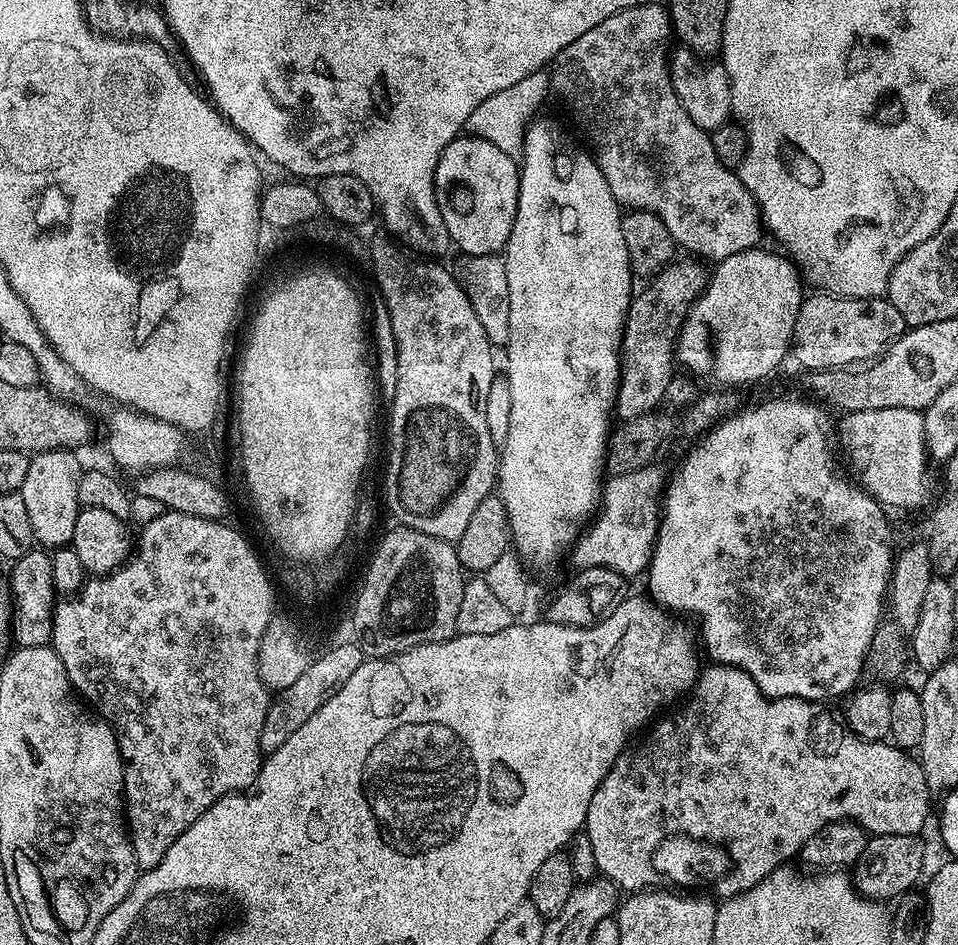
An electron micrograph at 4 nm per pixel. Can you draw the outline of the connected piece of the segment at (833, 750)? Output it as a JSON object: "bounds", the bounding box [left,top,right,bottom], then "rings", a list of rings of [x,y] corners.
{"bounds":[582,662,934,898],"rings":[[[712,662],[697,676],[695,684],[692,685],[692,691],[687,693],[683,704],[684,709],[680,713],[669,711],[667,713],[669,716],[665,720],[657,719],[647,729],[648,736],[641,735],[618,754],[606,778],[602,778],[598,790],[594,790],[594,798],[590,798],[590,810],[586,814],[586,822],[582,830],[590,838],[590,846],[594,849],[597,873],[603,879],[612,881],[617,889],[624,891],[625,888],[625,893],[628,894],[643,892],[663,885],[660,883],[668,879],[681,884],[681,886],[676,886],[684,890],[713,888],[717,892],[715,893],[717,897],[727,898],[750,890],[750,886],[756,886],[758,882],[762,882],[762,878],[769,876],[776,868],[785,867],[791,861],[788,860],[791,856],[799,857],[800,847],[810,838],[814,838],[814,834],[818,834],[822,826],[839,820],[853,820],[858,827],[863,828],[872,836],[886,834],[914,836],[923,833],[924,823],[928,820],[928,811],[932,808],[934,793],[928,787],[926,774],[919,759],[891,742],[858,738],[858,734],[849,730],[845,717],[841,713],[839,716],[834,709],[828,708],[832,706],[827,703],[802,698],[774,700],[771,696],[765,696],[754,682],[754,678],[750,678],[750,674],[746,674],[741,668]]]}

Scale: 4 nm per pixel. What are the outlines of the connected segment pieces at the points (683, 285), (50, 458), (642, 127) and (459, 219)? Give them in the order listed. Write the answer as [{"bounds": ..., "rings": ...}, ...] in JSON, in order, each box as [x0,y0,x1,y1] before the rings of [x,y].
[{"bounds":[614,258,709,421],"rings":[[[684,258],[688,260],[680,260],[677,259],[675,262],[667,265],[658,273],[657,276],[651,277],[647,281],[648,284],[644,289],[637,291],[632,298],[632,304],[628,308],[628,315],[624,318],[624,342],[622,345],[622,351],[620,354],[620,385],[618,386],[618,390],[616,391],[616,406],[614,409],[615,415],[619,417],[621,421],[629,420],[630,418],[638,418],[642,414],[646,412],[655,412],[661,406],[660,403],[665,403],[666,397],[668,395],[668,387],[670,386],[670,382],[672,381],[672,377],[674,375],[674,369],[672,369],[672,364],[674,368],[674,361],[676,360],[676,343],[678,342],[678,338],[680,337],[680,331],[682,330],[682,326],[686,322],[686,318],[690,314],[690,310],[694,306],[694,302],[698,299],[699,296],[704,293],[704,286],[708,283],[709,273],[704,272],[705,265],[703,263],[697,262],[692,258]]]},{"bounds":[19,448,82,550],"rings":[[[66,448],[35,453],[30,459],[30,470],[26,470],[26,482],[22,482],[19,490],[22,502],[26,502],[30,526],[34,526],[36,544],[48,550],[72,543],[75,519],[81,510],[78,502],[78,478],[82,463],[76,455],[75,451]]]},{"bounds":[550,2,762,262],"rings":[[[646,2],[642,6],[630,6],[626,10],[618,10],[618,14],[610,14],[610,18],[606,18],[606,22],[598,22],[598,26],[594,26],[594,30],[586,30],[586,34],[582,34],[582,38],[570,42],[570,46],[566,46],[566,50],[557,54],[550,65],[550,88],[555,95],[557,92],[564,99],[566,107],[572,108],[572,116],[580,123],[581,130],[586,135],[592,136],[590,148],[595,155],[596,165],[602,170],[602,174],[606,178],[606,186],[610,186],[610,194],[614,194],[617,204],[628,210],[646,210],[658,214],[658,218],[662,218],[662,222],[666,222],[666,230],[670,230],[677,245],[683,251],[684,248],[688,251],[685,253],[696,258],[703,258],[705,261],[719,262],[730,258],[730,254],[750,250],[761,243],[762,217],[760,207],[756,205],[756,199],[752,197],[750,190],[746,190],[746,186],[742,186],[739,175],[719,160],[712,145],[711,135],[696,125],[690,118],[690,114],[686,114],[668,73],[670,59],[668,39],[671,41],[673,36],[672,20],[668,17],[667,7],[663,3]]]},{"bounds":[436,134,520,257],"rings":[[[461,134],[445,146],[436,167],[436,201],[440,204],[442,222],[446,222],[448,236],[457,249],[460,247],[465,252],[465,257],[503,253],[516,217],[519,185],[520,170],[517,161],[498,150],[494,142],[486,142],[471,134]]]}]

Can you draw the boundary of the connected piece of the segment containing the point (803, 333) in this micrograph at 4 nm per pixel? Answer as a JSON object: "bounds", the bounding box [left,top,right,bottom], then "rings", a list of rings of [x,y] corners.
{"bounds":[791,295,906,370],"rings":[[[809,295],[800,305],[791,351],[804,370],[851,369],[875,361],[906,331],[902,314],[886,298],[856,300],[852,296],[827,295]]]}

